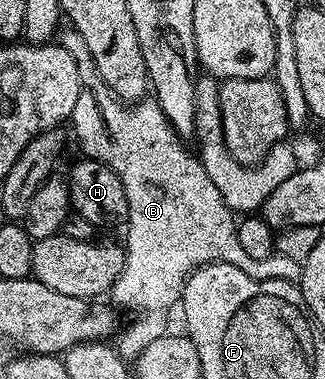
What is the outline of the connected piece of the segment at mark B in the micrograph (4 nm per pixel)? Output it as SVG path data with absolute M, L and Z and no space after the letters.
M97 88L98 90L87 89L76 100L76 108L70 113L69 121L74 122L74 134L78 137L78 142L82 145L82 154L87 159L97 159L103 162L108 168L112 170L120 178L120 184L124 186L124 193L128 200L128 214L124 223L124 230L126 230L126 242L124 241L124 249L126 251L126 263L122 269L122 275L114 282L114 289L112 291L113 305L117 307L119 311L131 310L138 319L135 322L130 322L124 329L117 335L118 342L116 341L116 349L123 358L127 360L135 360L140 356L148 344L152 343L152 340L156 340L167 333L168 327L166 327L166 310L170 310L179 305L180 295L182 293L182 286L186 282L186 279L194 273L195 270L199 270L201 266L207 266L213 262L223 262L224 264L232 264L236 268L240 268L249 278L259 278L260 280L284 280L285 282L293 282L295 284L301 283L302 280L302 264L296 260L292 260L288 256L278 254L276 260L267 260L264 262L257 262L252 260L252 256L247 256L244 252L244 248L240 248L240 240L238 239L238 228L236 225L236 218L232 211L228 208L228 204L224 204L224 196L220 196L219 190L216 189L216 184L212 184L212 179L208 177L208 172L204 172L204 164L202 159L198 157L197 153L193 149L190 150L184 139L174 131L172 124L168 120L168 116L164 116L164 112L159 108L157 101L143 100L133 104L127 104L125 102L118 101L109 90L105 88Z

